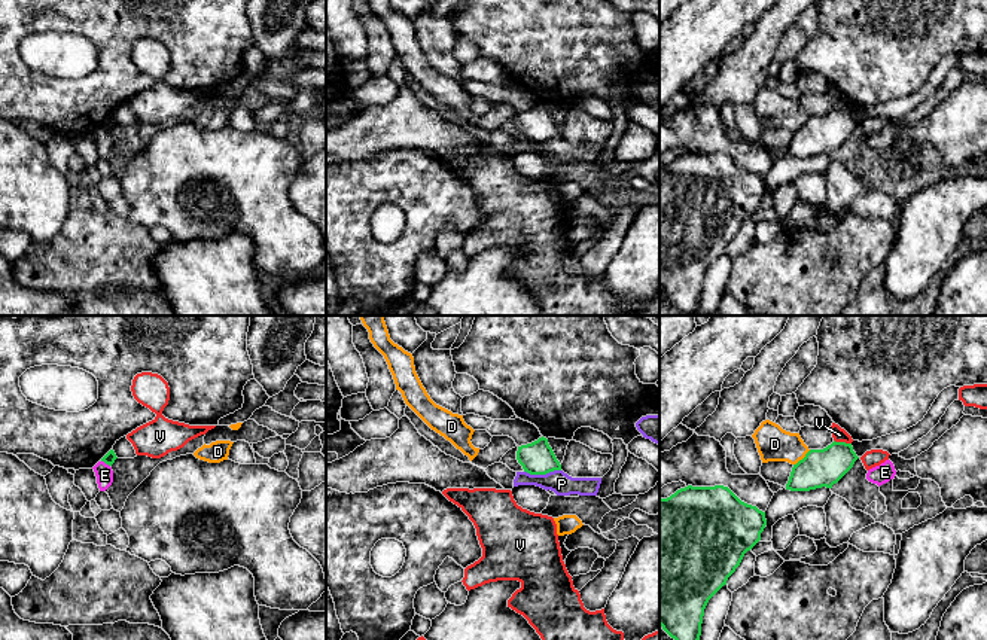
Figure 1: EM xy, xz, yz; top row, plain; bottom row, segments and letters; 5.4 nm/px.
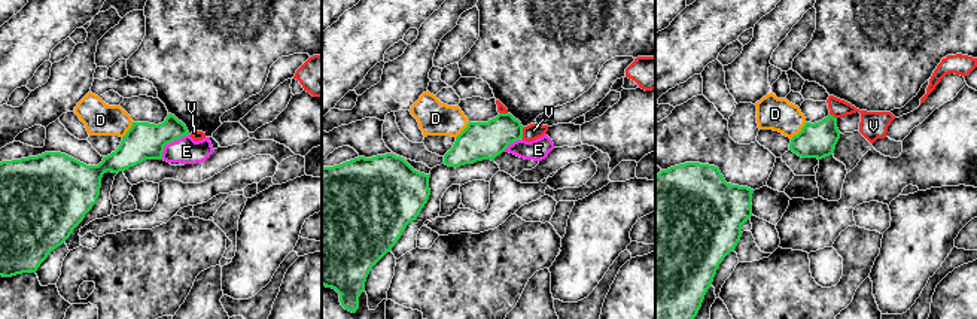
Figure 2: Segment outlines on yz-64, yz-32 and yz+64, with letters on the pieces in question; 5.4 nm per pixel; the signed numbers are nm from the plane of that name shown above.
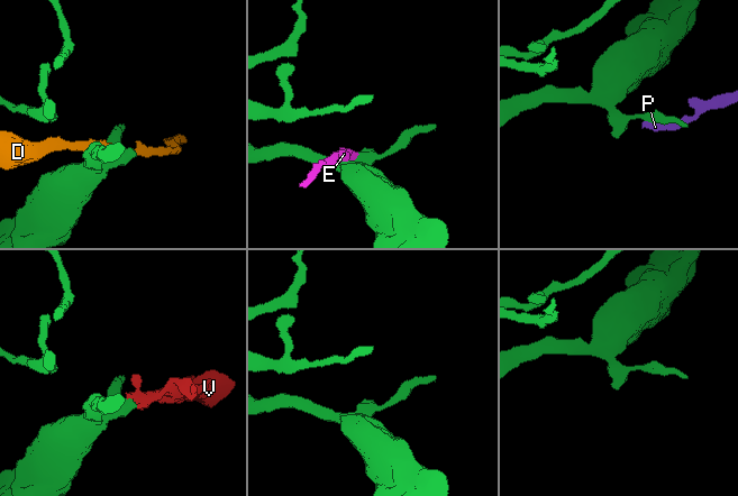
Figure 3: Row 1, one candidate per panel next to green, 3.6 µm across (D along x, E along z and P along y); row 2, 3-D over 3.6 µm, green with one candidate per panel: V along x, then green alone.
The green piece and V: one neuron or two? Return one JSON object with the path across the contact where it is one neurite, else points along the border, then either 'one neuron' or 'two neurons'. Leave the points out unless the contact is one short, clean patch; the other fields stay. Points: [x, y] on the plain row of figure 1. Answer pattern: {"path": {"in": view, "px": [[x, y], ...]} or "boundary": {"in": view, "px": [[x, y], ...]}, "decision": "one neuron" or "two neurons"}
{"boundary": {"in": "yz", "px": [[834, 106], [850, 110]]}, "decision": "two neurons"}

